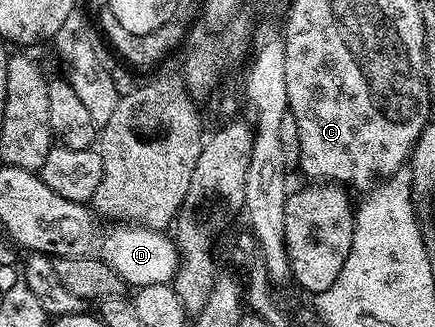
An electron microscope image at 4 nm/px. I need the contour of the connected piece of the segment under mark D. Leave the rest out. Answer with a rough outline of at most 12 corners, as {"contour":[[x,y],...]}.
{"contour":[[88,222],[79,257],[108,262],[132,287],[169,284],[175,242],[139,225]]}

